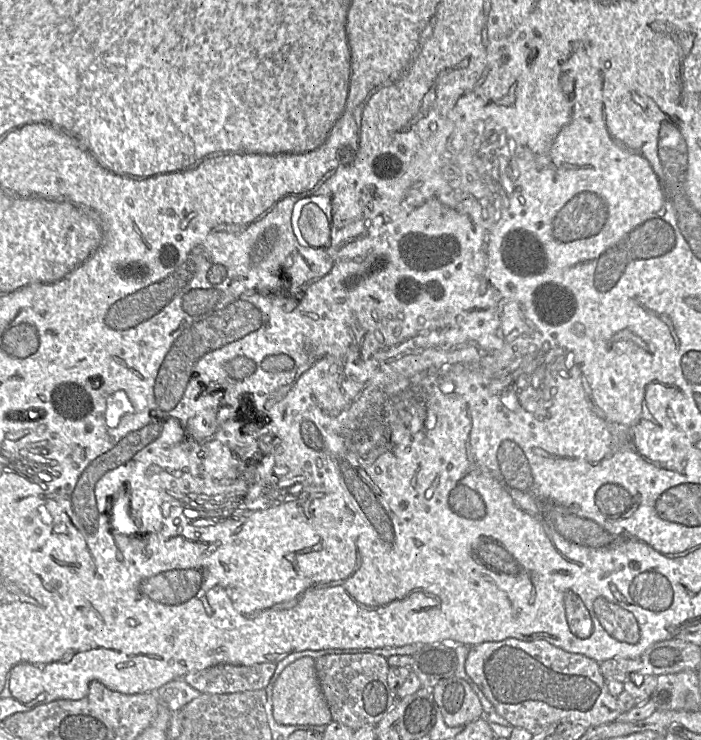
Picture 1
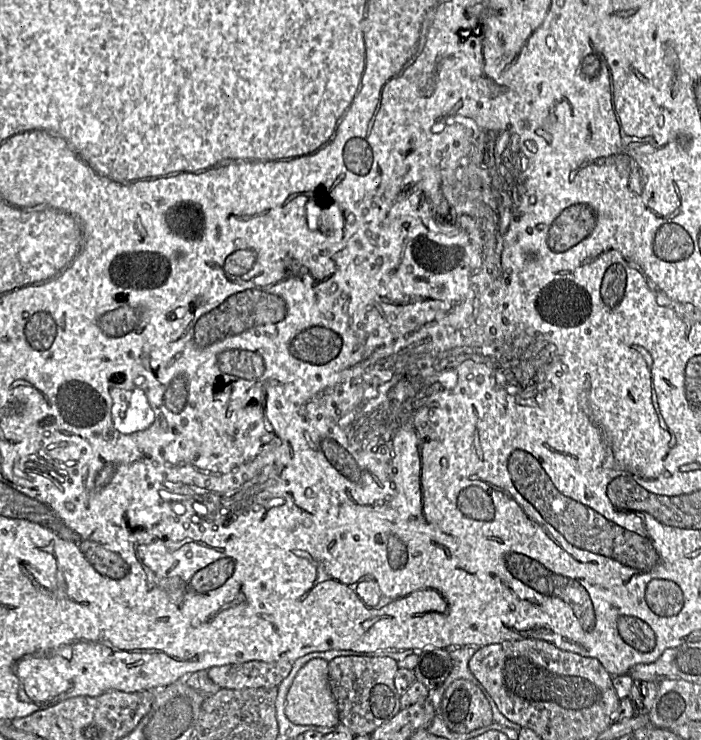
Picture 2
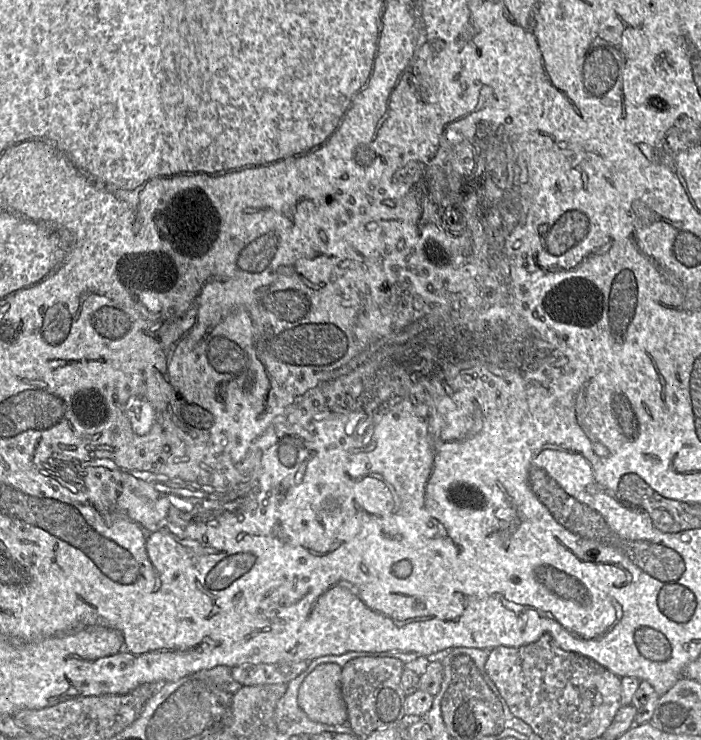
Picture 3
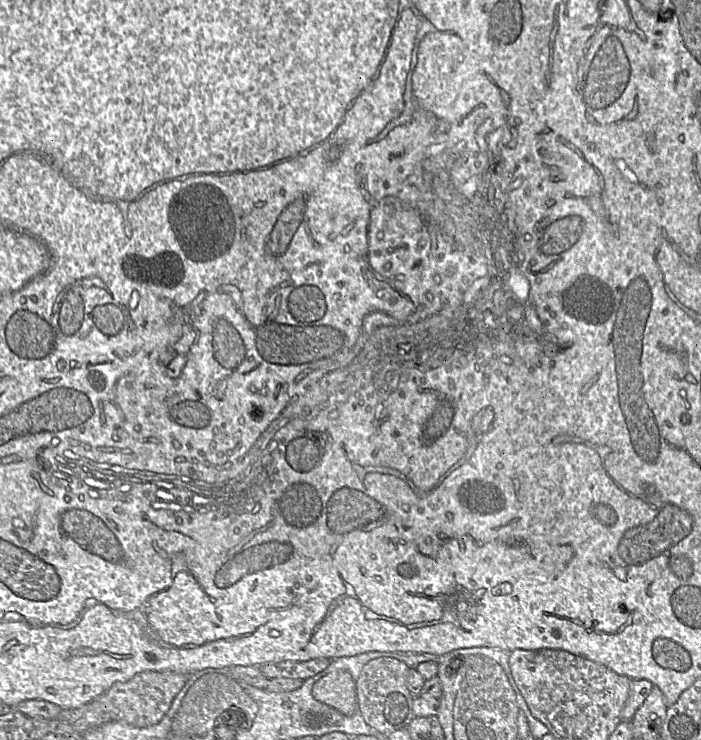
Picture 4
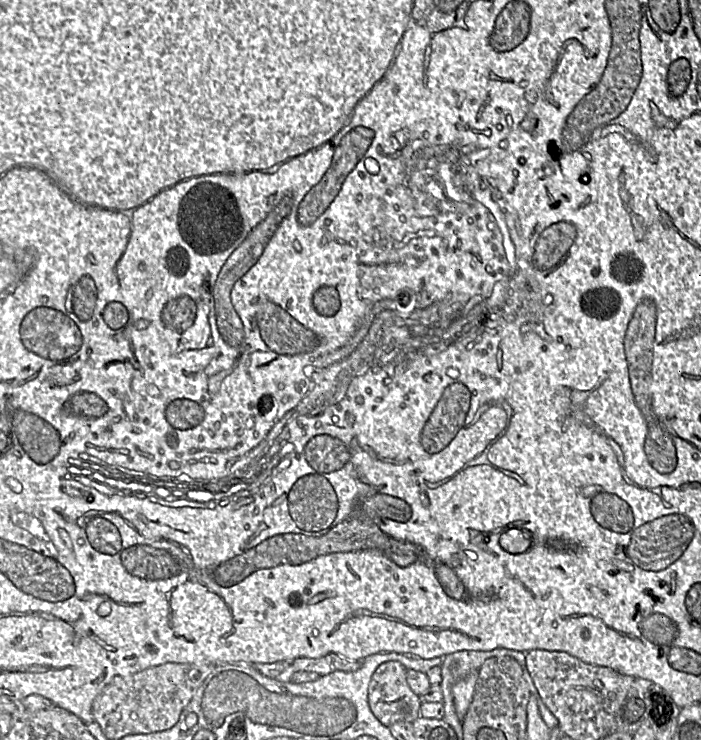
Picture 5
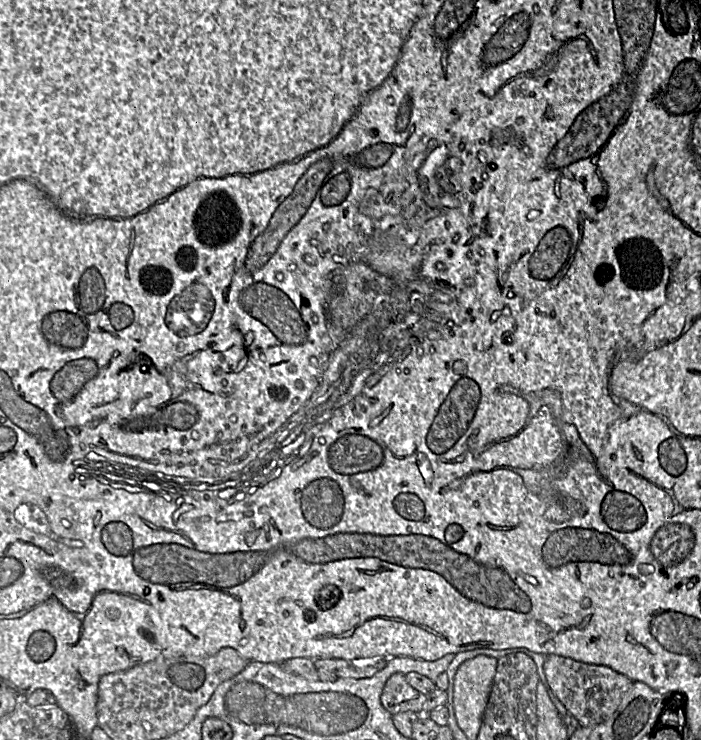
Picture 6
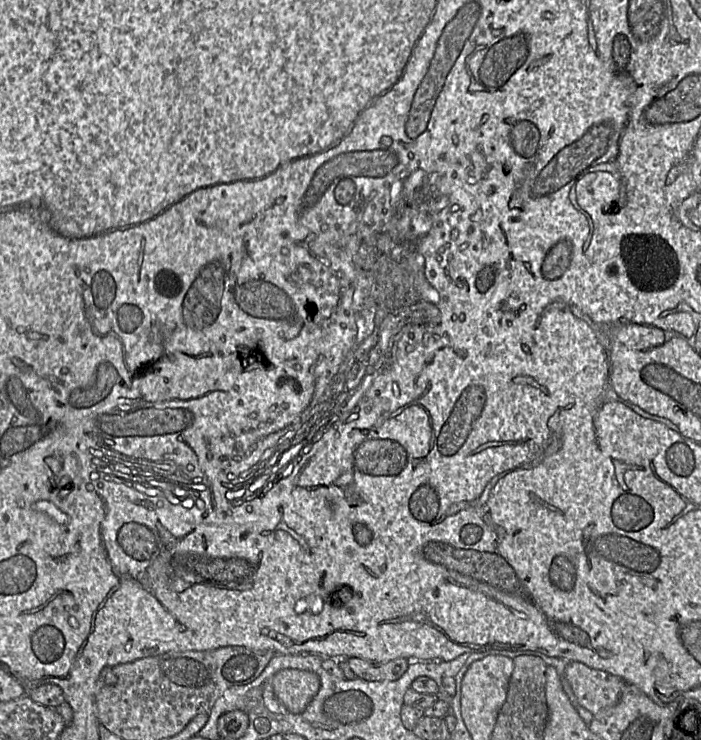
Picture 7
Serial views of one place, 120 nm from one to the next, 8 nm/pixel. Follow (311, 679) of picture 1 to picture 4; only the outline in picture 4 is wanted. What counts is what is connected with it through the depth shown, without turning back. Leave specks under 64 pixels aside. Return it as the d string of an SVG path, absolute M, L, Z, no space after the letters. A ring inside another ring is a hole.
M345 670L331 671L321 677L312 687L312 696L344 715L359 710L355 681Z

